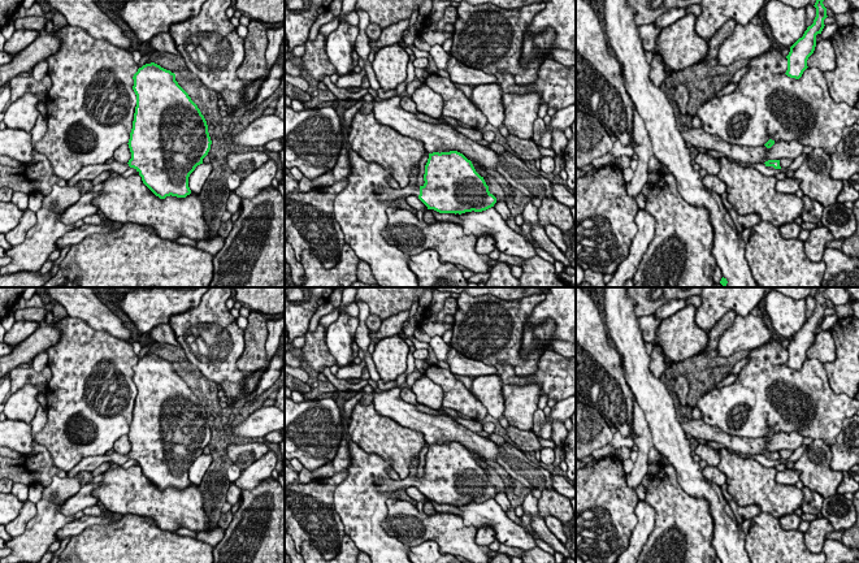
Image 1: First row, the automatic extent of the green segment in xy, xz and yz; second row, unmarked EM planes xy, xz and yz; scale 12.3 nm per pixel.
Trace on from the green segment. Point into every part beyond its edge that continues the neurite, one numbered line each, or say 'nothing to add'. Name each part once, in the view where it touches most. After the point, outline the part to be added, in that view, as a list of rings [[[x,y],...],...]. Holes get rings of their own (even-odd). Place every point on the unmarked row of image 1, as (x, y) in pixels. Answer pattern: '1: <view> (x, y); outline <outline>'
1: xz (385, 485); outline [[[405,477],[404,480],[381,480],[378,482],[379,488],[378,491],[379,493],[390,493],[390,491],[395,491],[395,490],[402,490],[404,488],[409,488],[409,486],[420,486],[420,478],[416,477]]]

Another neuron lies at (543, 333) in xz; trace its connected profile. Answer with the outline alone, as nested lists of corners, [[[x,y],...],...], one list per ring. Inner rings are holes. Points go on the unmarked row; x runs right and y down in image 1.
[[[547,320],[534,329],[534,337],[539,339],[541,345],[545,345],[552,337],[555,328],[555,322]]]

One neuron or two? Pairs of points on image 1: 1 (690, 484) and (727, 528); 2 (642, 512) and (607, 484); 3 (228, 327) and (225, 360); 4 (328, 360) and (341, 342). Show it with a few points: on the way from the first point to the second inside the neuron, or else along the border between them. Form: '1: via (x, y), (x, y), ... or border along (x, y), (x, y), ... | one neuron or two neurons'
1: via (703, 489), (717, 503), (723, 515) | one neuron
2: border along (638, 499), (634, 507), (637, 524), (629, 537) | two neurons
3: via (228, 334), (228, 353) | one neuron
4: border along (326, 329), (326, 347), (337, 364) | two neurons

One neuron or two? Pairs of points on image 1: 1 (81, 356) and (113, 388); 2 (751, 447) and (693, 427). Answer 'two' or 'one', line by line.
1: one
2: one

